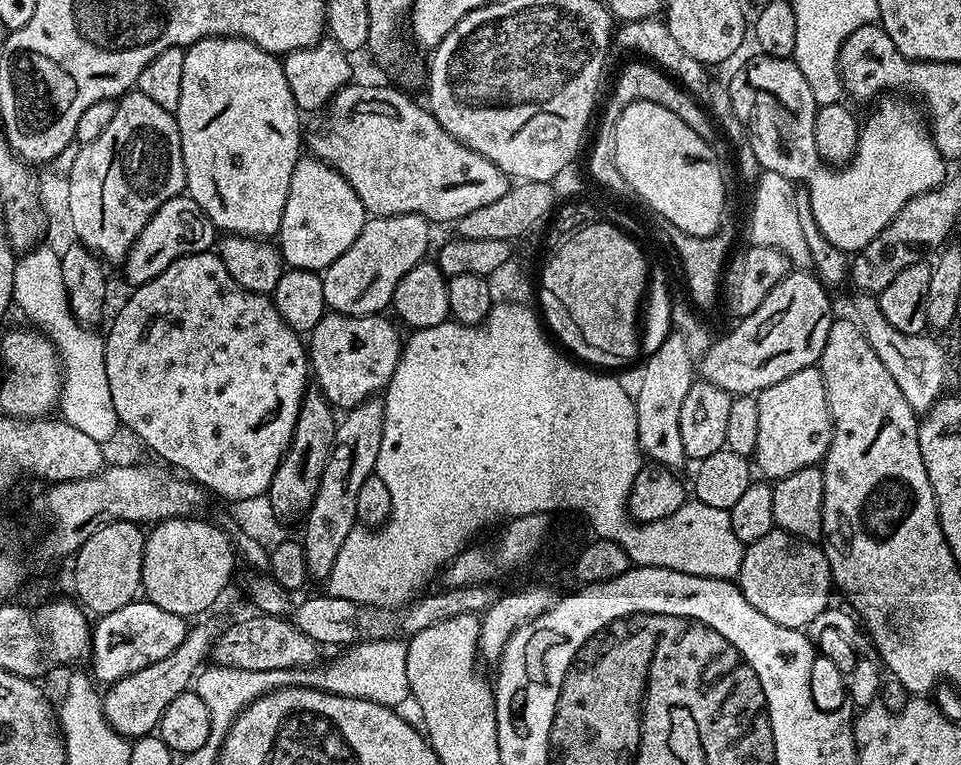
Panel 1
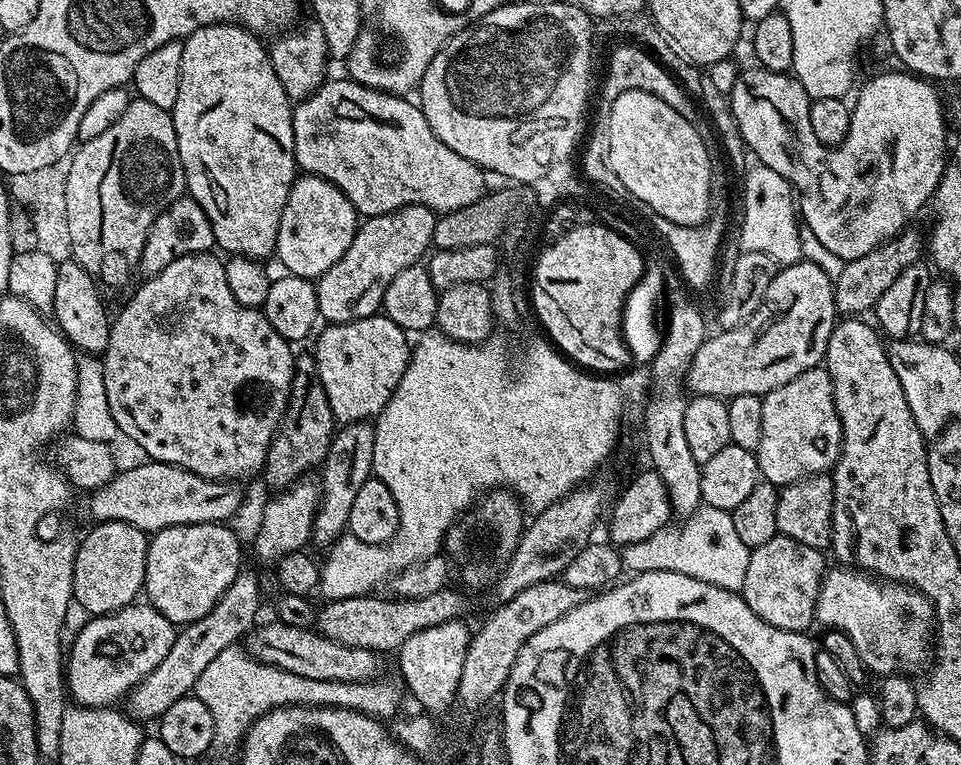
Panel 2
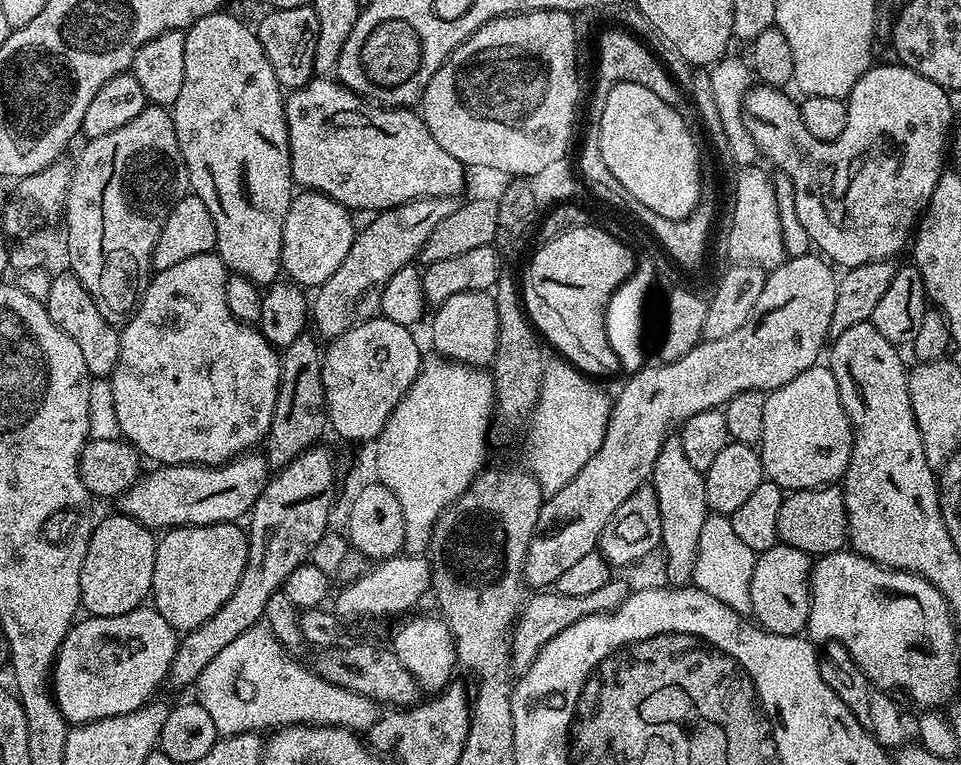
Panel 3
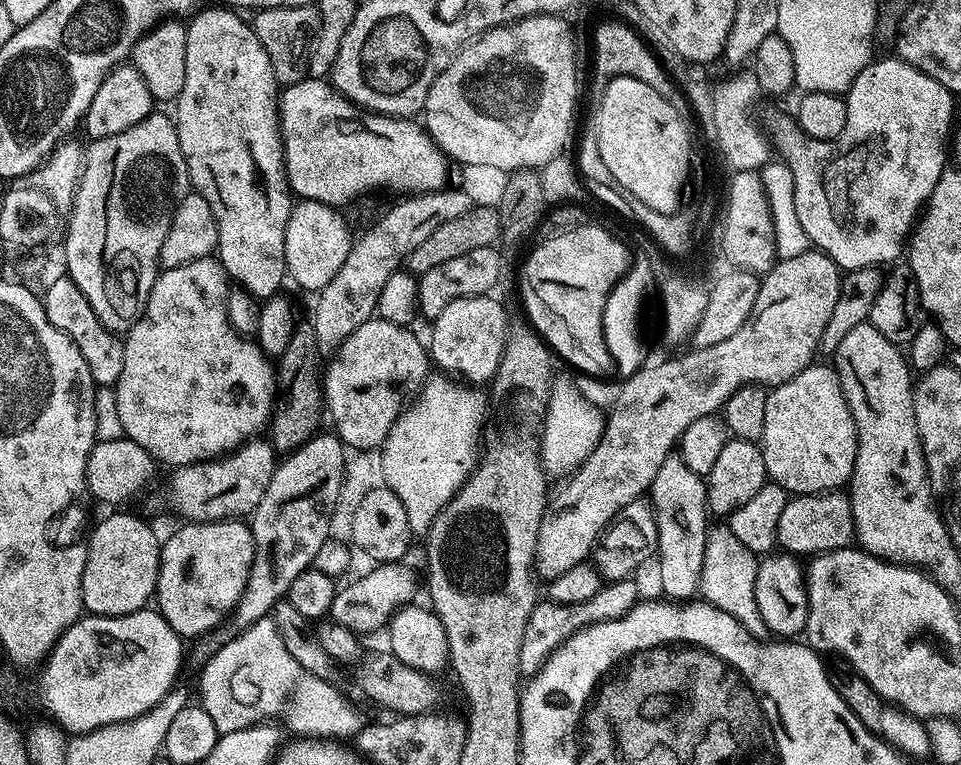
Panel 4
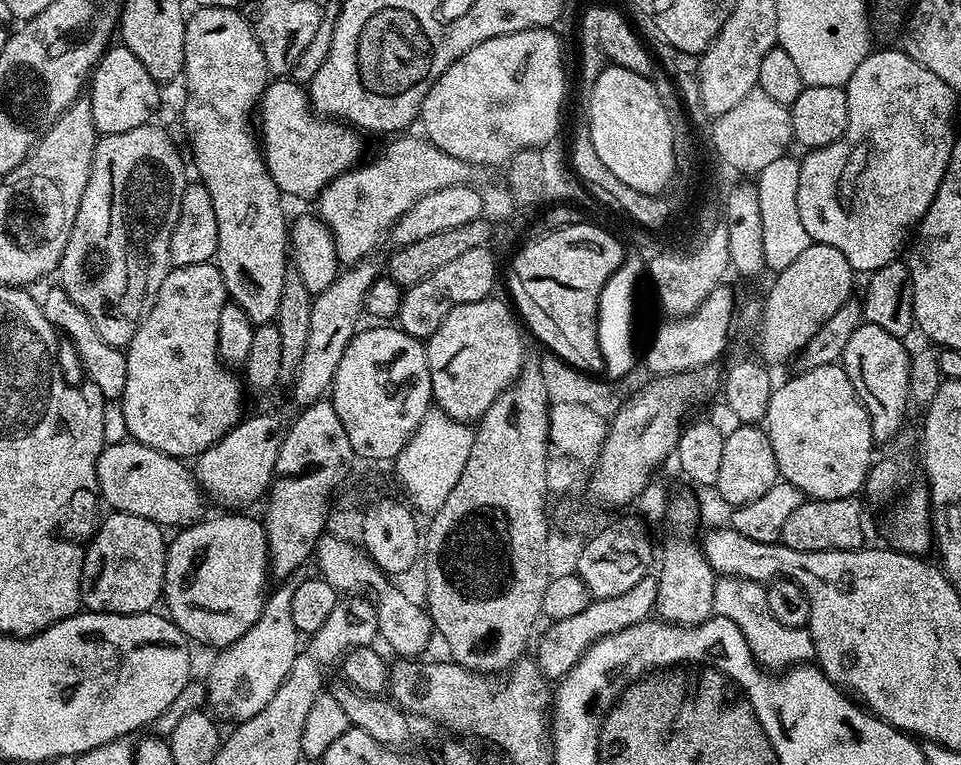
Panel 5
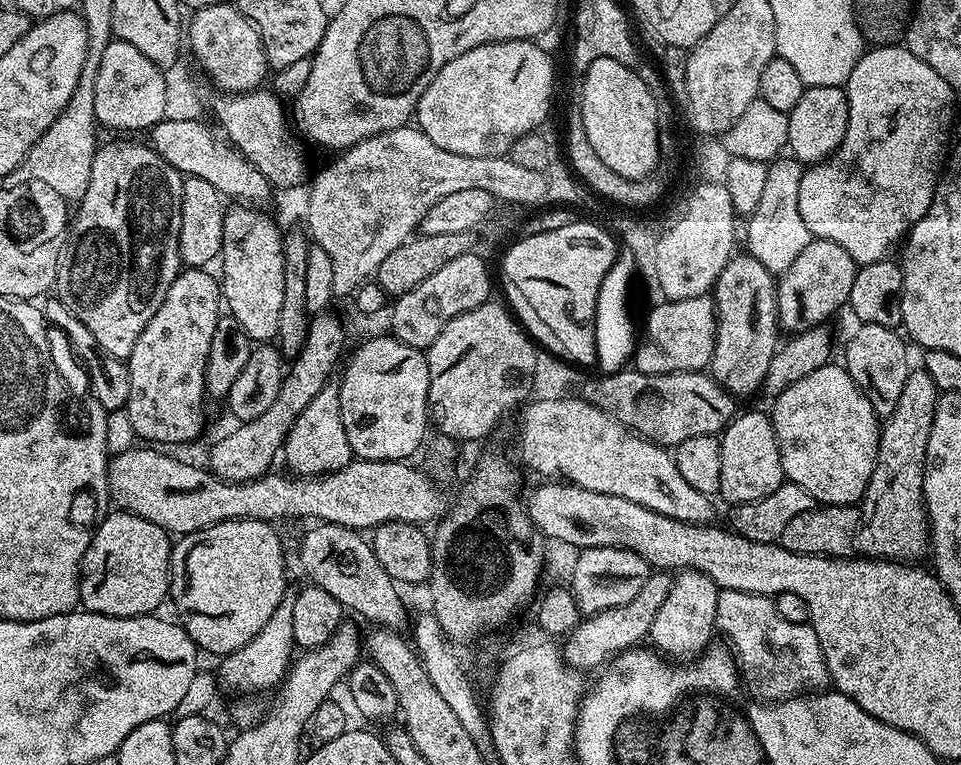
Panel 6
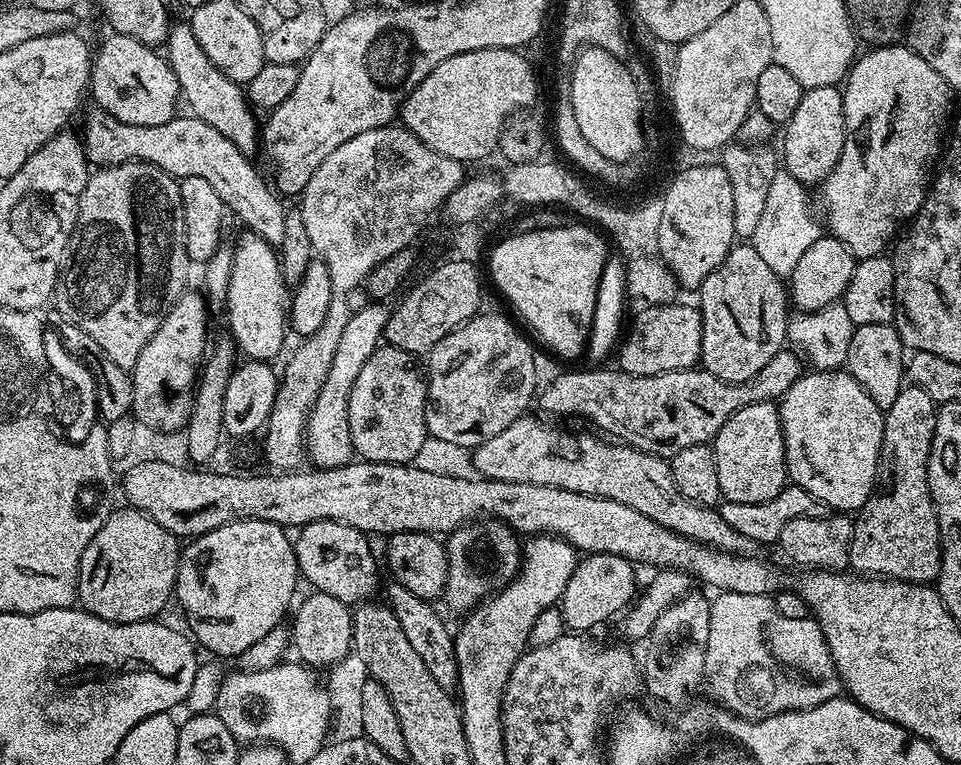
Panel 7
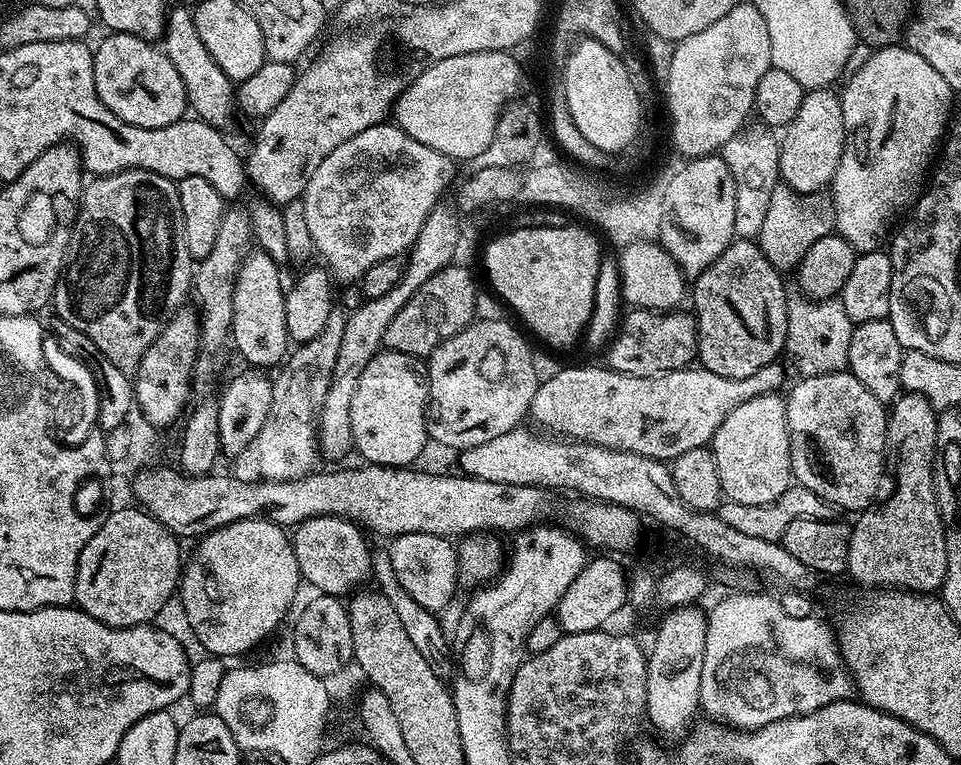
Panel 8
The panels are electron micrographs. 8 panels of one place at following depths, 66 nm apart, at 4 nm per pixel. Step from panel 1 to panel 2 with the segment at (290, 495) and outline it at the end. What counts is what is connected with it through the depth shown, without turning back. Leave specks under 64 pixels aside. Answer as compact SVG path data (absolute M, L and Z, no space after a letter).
M312 354L297 355L288 405L270 442L270 450L266 454L266 462L262 469L262 479L268 484L269 489L289 488L297 480L307 477L311 468L319 469L330 450L333 435L332 411L326 398L326 386L322 386L322 378L318 378L316 357Z

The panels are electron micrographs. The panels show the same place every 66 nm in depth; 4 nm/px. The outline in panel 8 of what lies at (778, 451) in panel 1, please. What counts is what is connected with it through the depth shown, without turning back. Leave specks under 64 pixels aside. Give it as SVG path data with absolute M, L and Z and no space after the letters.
M850 371L834 374L818 374L797 379L797 384L786 392L786 418L790 434L790 454L792 474L795 483L803 488L814 490L818 498L830 502L837 510L859 514L873 507L876 495L880 492L880 479L884 476L884 452L889 451L886 430L888 412L886 406Z

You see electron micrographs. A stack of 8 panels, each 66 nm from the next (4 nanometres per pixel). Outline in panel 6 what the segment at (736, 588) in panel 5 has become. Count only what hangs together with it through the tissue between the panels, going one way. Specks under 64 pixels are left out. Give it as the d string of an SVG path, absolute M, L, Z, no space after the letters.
M738 590L721 591L716 627L736 657L740 679L747 691L757 692L752 694L761 701L788 700L792 696L811 694L829 687L828 667L818 634L814 634L809 623L786 622L782 614L778 614L775 599L758 594L745 596Z

